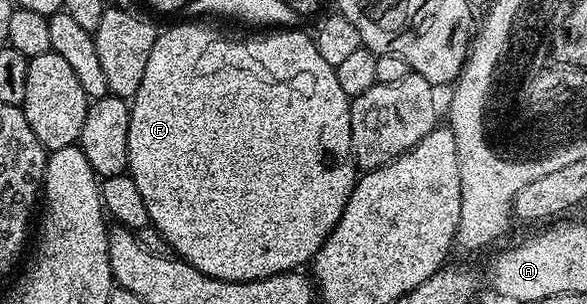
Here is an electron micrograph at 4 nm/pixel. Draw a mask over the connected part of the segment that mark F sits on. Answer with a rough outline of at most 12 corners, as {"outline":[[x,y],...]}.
{"outline":[[161,28],[126,172],[219,281],[311,262],[358,180],[295,28]]}

